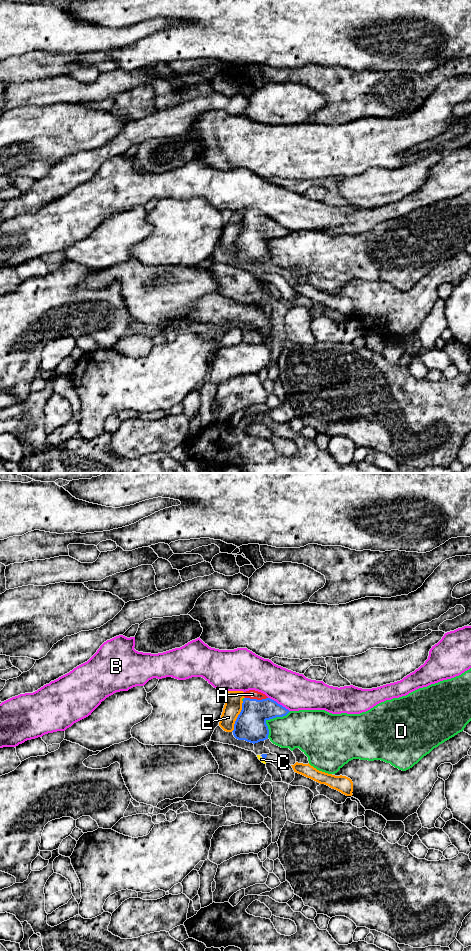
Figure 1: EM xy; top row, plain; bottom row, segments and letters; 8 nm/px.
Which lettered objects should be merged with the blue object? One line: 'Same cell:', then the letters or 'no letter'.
Same cell: A

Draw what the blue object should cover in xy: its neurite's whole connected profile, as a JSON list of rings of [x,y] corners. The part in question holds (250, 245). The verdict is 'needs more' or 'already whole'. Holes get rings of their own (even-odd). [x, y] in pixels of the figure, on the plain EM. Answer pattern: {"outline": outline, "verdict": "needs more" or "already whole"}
{"outline": [[[249,210],[244,212],[242,230],[238,235],[233,255],[238,260],[258,263],[268,259],[267,240],[286,236],[290,231],[265,214]]], "verdict": "needs more"}

